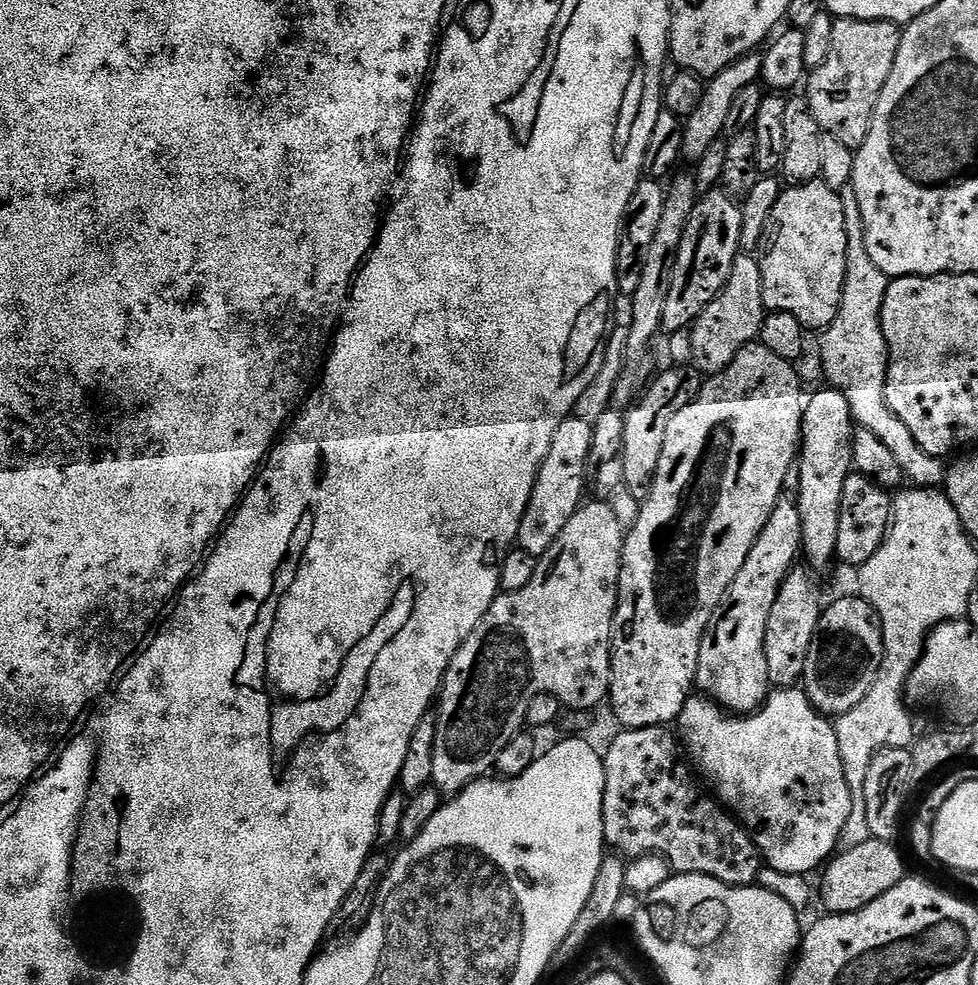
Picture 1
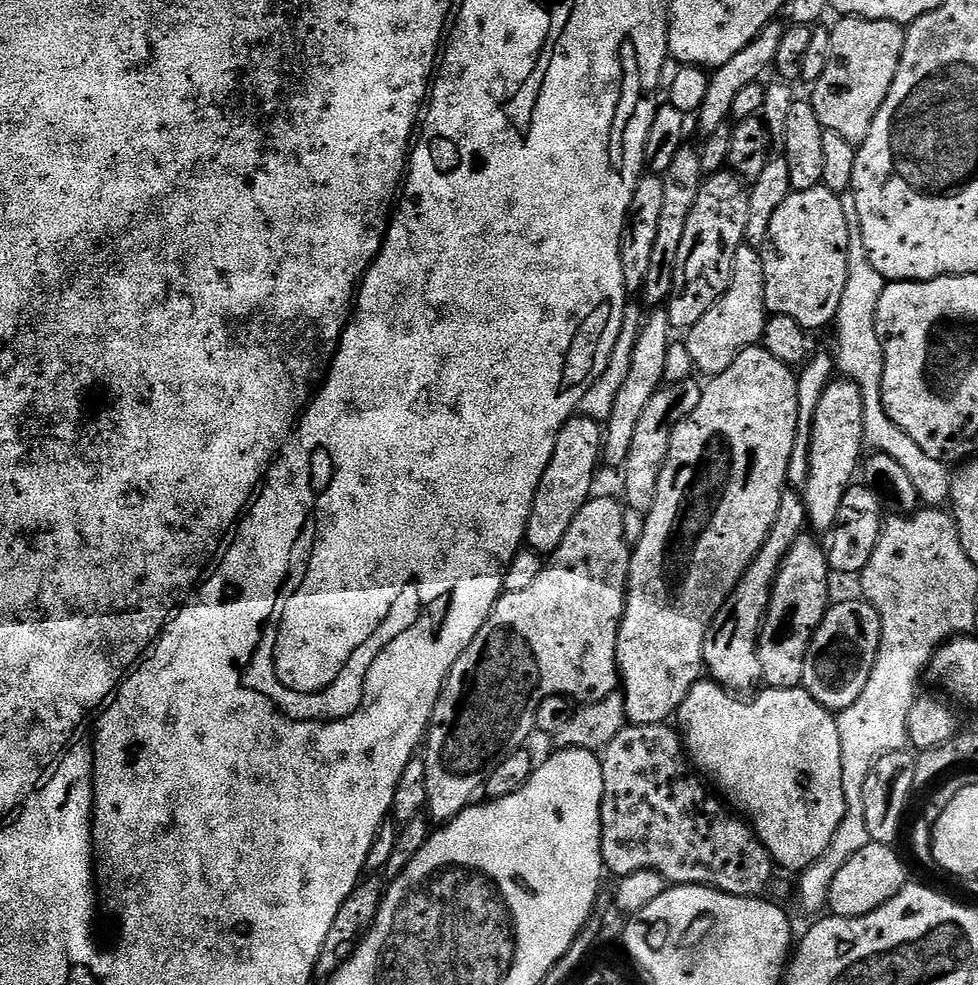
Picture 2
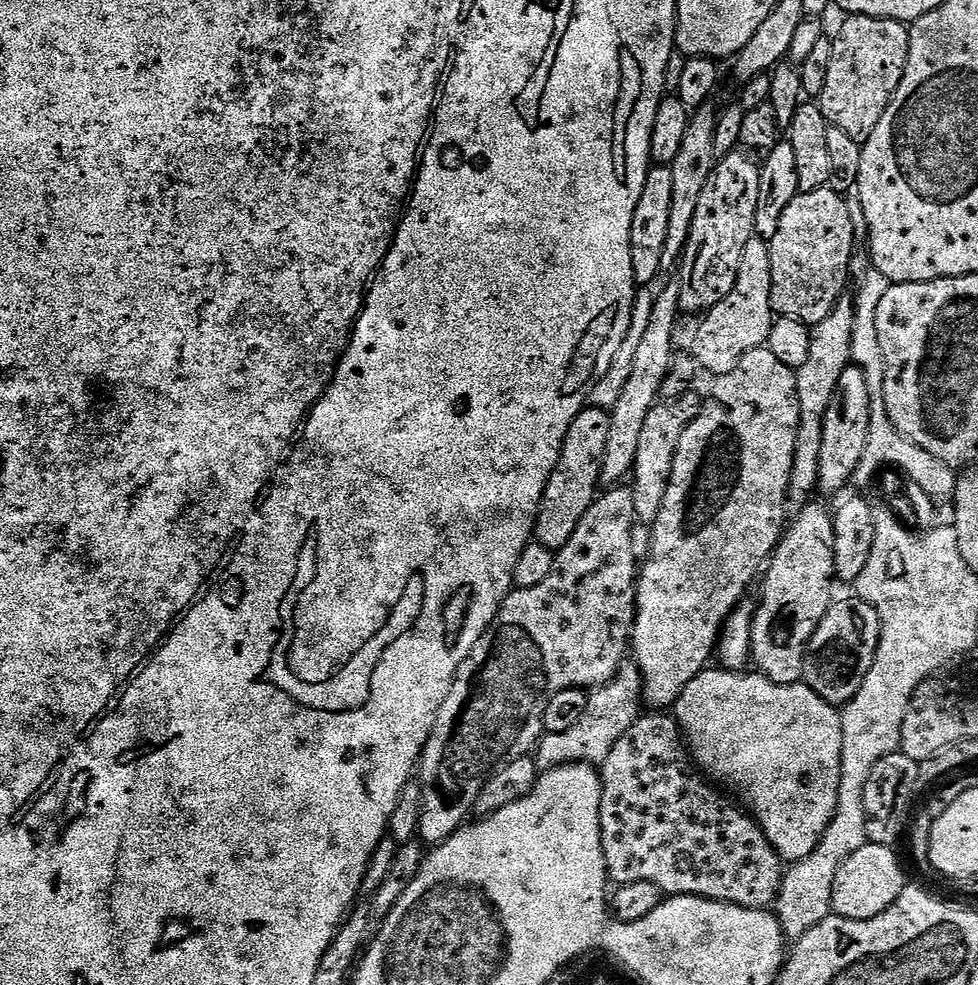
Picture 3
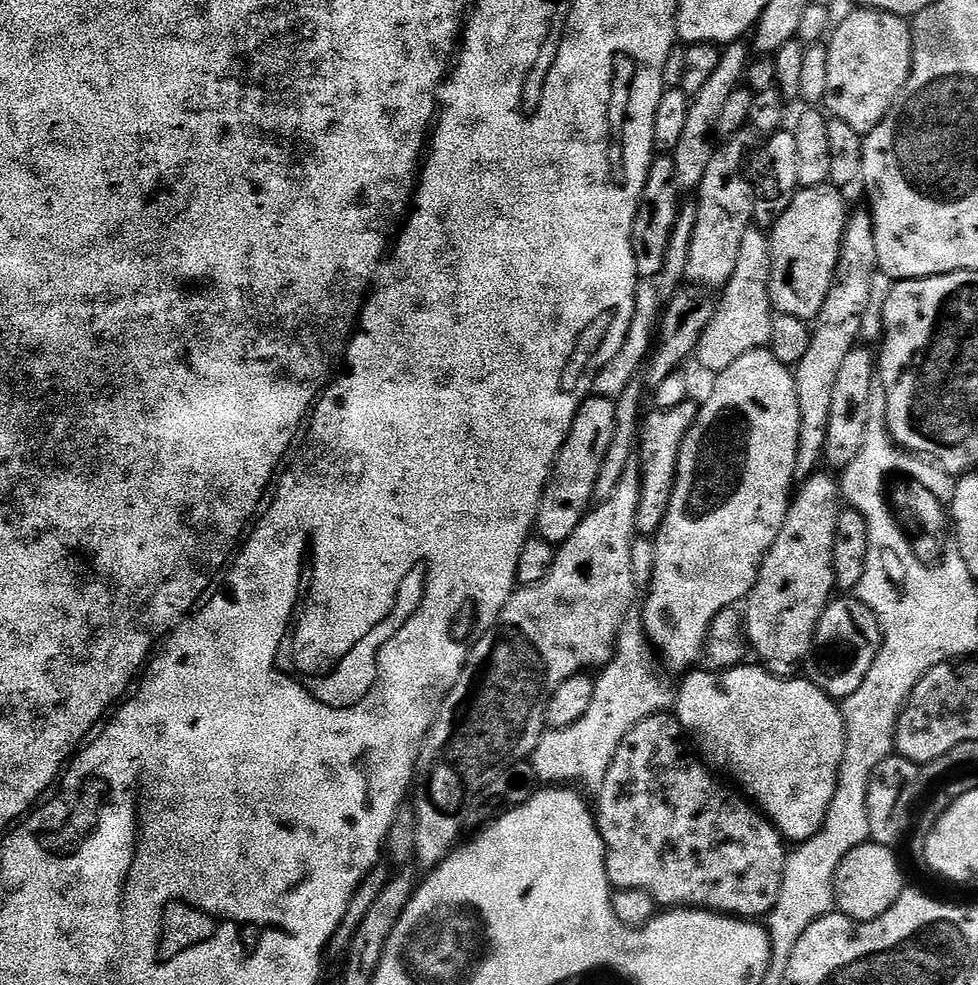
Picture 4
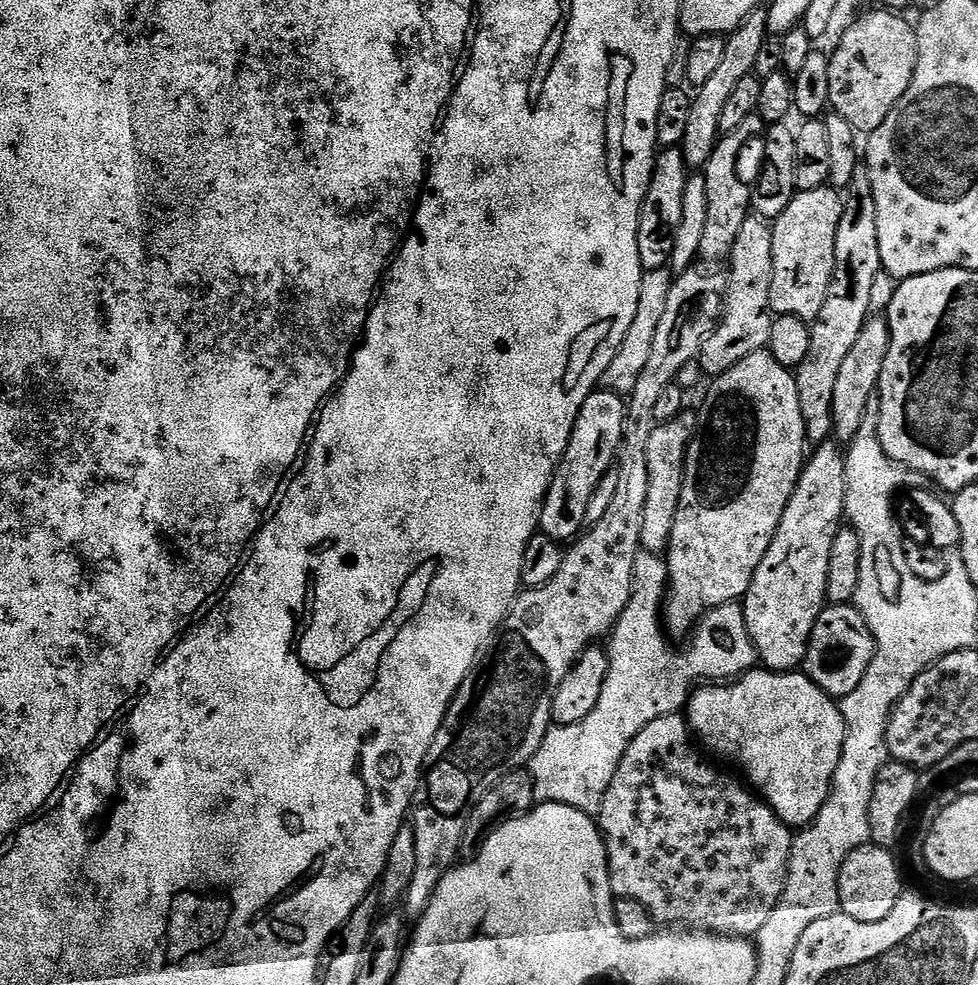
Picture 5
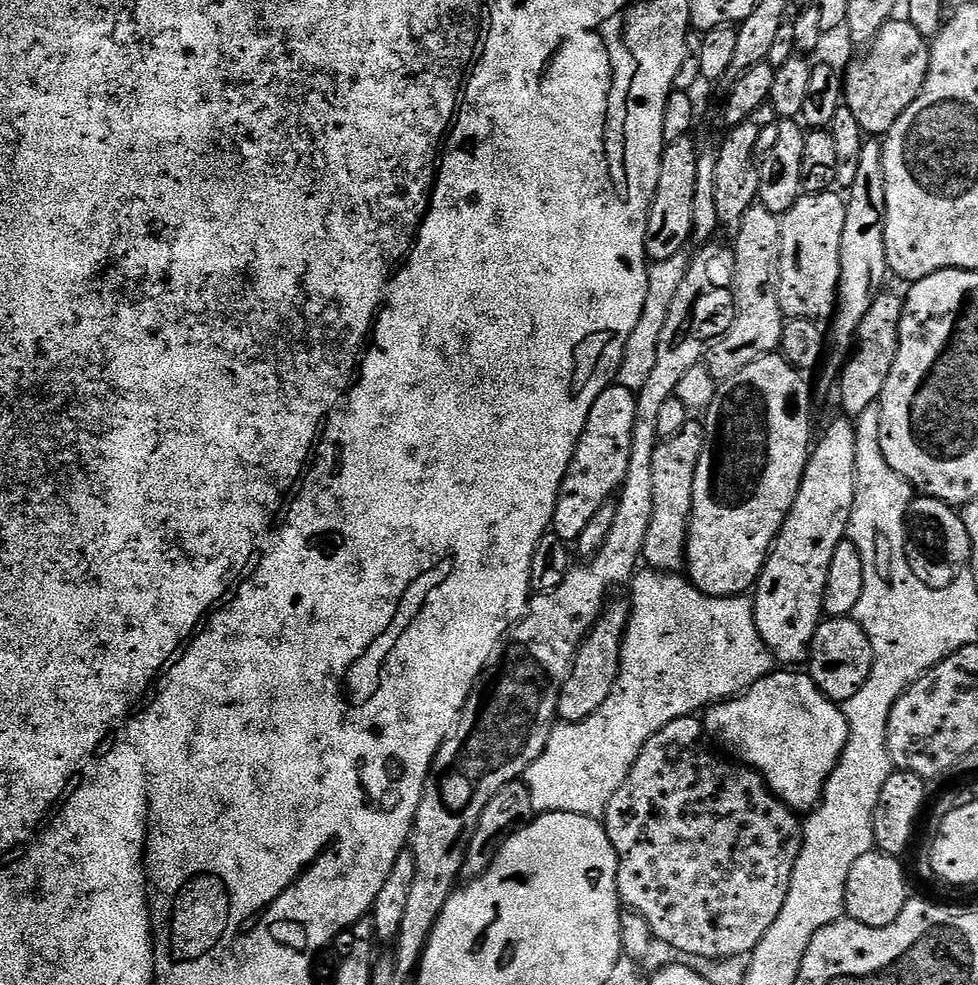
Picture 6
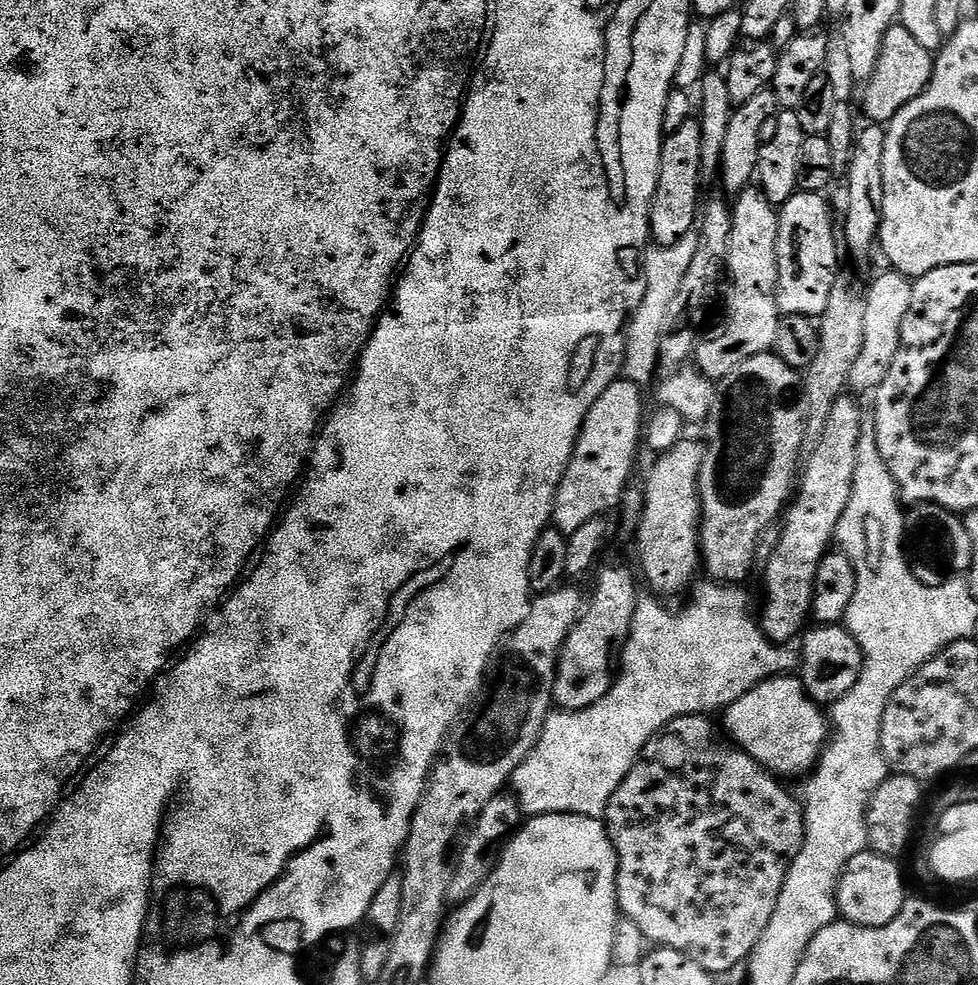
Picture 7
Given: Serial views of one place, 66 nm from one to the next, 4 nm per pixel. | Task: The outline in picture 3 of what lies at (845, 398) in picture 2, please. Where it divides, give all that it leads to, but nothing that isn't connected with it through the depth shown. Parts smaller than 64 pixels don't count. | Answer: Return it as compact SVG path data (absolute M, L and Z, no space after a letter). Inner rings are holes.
M849 366L846 370L842 370L842 378L834 390L834 398L830 398L830 408L826 410L826 418L822 422L822 454L818 454L818 488L821 493L824 491L826 495L832 496L853 483L853 476L866 450L870 420L870 393L869 387L866 386L866 374L861 368Z

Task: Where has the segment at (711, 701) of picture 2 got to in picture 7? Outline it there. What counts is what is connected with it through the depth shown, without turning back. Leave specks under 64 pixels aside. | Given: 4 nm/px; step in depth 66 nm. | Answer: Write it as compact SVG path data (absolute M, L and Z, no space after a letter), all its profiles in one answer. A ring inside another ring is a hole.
M785 674L776 676L773 680L763 680L722 712L725 728L723 731L727 739L746 754L750 754L750 758L754 758L763 768L767 768L780 778L807 777L819 764L820 755L830 740L830 720L825 709L810 699L807 690L804 689L803 679L796 677L795 680L794 677L795 675Z

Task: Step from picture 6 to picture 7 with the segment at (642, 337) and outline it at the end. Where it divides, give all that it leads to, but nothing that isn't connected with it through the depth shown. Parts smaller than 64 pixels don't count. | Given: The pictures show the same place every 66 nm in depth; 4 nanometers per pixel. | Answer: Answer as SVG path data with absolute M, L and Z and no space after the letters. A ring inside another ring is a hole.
M696 234L682 238L682 242L674 242L674 246L649 247L644 253L644 281L646 282L646 294L642 298L642 302L638 306L638 310L632 313L630 323L626 328L626 339L624 342L624 366L622 369L623 375L636 384L641 386L647 385L646 382L651 378L652 372L654 376L654 373L657 371L660 363L660 339L662 338L662 326L666 326L666 314L670 314L670 302L674 302L674 294L678 294L678 289L682 286L682 278L686 278L686 270L690 270L690 261L694 259L694 250L698 250L698 235Z

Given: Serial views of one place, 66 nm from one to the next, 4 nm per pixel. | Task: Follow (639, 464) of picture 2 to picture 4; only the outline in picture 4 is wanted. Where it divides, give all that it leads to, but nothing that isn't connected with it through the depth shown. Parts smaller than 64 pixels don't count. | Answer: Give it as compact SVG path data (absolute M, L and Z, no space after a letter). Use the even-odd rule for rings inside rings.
M689 398L683 400L678 406L656 408L649 416L647 413L643 417L642 429L638 437L642 502L638 502L638 518L636 519L636 530L641 536L655 537L656 531L666 518L666 512L670 510L670 498L676 485L676 471L682 442L686 438L686 434L690 434L696 421L698 404L694 400Z

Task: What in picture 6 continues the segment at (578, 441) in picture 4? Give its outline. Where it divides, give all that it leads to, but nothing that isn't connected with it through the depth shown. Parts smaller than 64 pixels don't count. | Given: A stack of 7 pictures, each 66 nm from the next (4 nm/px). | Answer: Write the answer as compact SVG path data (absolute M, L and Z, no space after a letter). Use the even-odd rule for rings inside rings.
M618 382L608 385L602 394L594 400L590 406L590 412L586 418L586 426L582 430L580 440L572 455L572 461L568 463L568 469L564 474L564 480L560 484L560 493L554 506L554 518L551 531L558 534L558 538L569 542L579 541L580 535L586 530L593 516L605 507L604 499L619 489L626 478L626 466L630 464L630 434L634 434L634 414L636 413L636 392L630 388L623 388Z

